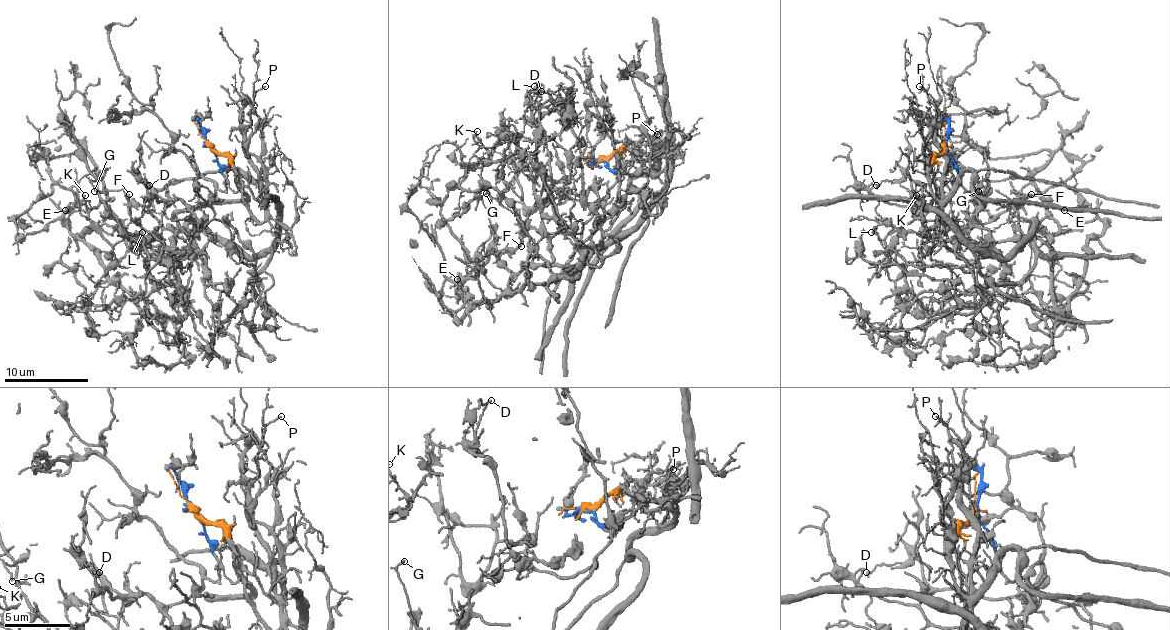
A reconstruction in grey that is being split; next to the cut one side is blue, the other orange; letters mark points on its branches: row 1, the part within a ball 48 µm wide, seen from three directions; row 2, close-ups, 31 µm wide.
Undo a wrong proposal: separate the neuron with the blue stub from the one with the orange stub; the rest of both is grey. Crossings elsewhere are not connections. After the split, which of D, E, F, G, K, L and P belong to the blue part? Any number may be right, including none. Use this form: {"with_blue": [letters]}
{"with_blue": ["D", "E", "F", "G", "K", "L"]}

